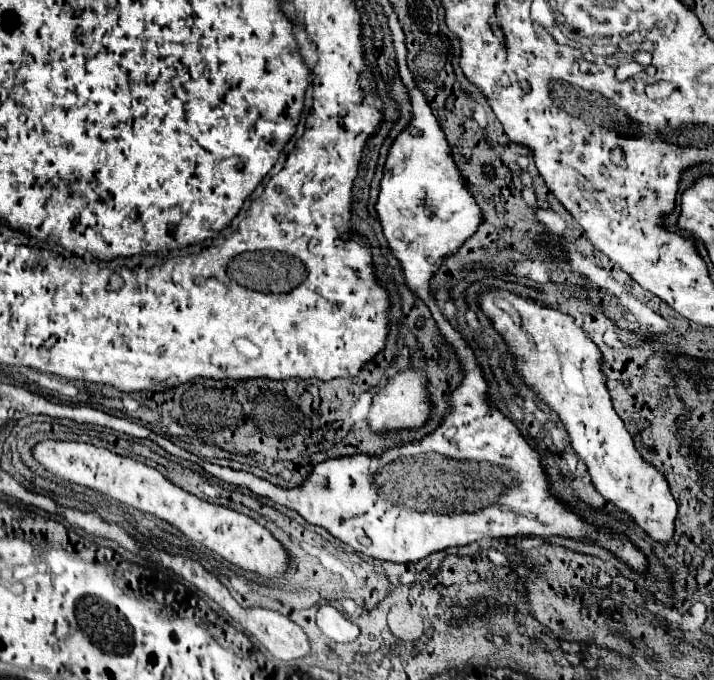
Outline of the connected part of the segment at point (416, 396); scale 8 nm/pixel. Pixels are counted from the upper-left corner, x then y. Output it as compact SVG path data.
M402 371L402 375L394 375L394 379L374 395L372 409L368 413L372 429L384 431L384 429L402 429L402 427L422 427L430 415L430 405L424 385L426 377L418 375L418 371Z

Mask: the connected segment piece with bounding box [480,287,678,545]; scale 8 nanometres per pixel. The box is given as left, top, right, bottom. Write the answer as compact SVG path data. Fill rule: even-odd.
M486 287L480 293L480 309L506 341L522 383L558 415L574 453L586 463L596 491L608 503L628 513L648 537L668 545L674 537L674 521L678 513L676 501L664 475L640 457L632 435L612 407L602 371L604 357L600 347L574 321L574 317L532 297Z

